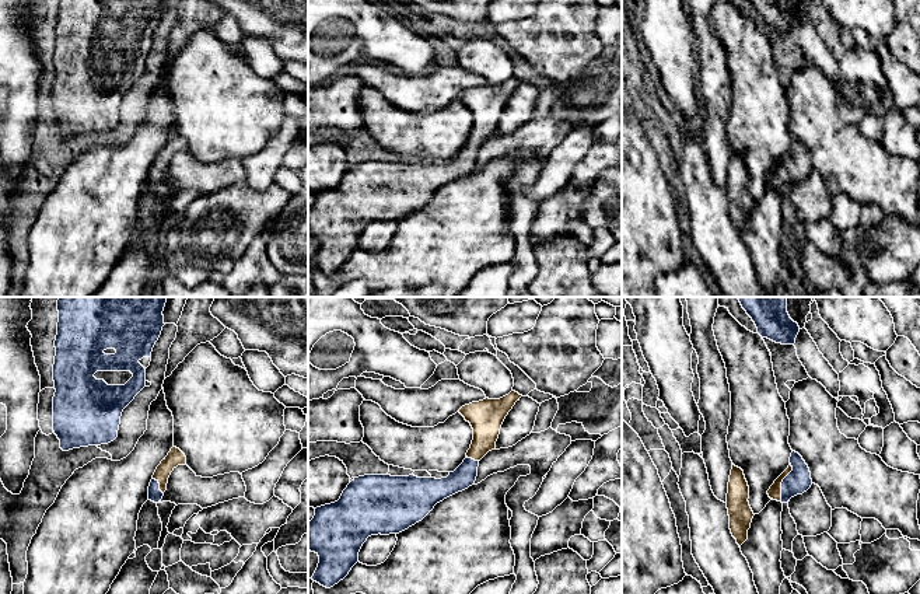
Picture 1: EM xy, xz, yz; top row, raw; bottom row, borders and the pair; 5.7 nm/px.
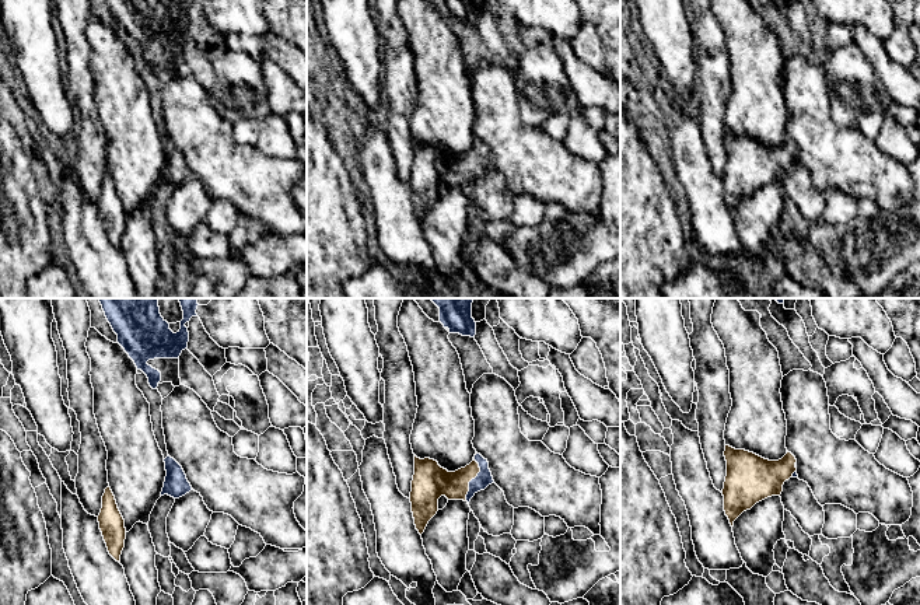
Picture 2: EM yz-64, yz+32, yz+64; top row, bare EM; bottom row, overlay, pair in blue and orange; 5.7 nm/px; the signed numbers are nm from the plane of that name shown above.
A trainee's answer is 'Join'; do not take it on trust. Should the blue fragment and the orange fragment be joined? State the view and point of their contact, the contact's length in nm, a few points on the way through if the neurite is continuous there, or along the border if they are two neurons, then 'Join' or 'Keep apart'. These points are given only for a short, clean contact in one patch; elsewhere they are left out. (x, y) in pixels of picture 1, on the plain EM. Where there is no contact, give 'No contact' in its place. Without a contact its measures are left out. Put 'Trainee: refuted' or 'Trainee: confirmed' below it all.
Touches blue at yz (782, 168). Shared border 240 nm. Path across: yz (798, 167), (782, 168), (775, 178). Join
Trainee: confirmed

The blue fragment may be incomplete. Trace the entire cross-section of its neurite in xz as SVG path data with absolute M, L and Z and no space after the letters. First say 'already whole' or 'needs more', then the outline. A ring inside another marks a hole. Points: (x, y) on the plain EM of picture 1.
needs more; M511 77L500 85L486 84L459 95L473 115L473 126L464 148L447 164L364 161L354 164L337 188L316 193L308 209L308 235L319 242L312 266L326 275L333 273L358 248L358 238L368 223L399 220L421 207L437 189L475 171L479 147L496 134L501 111L521 83Z

